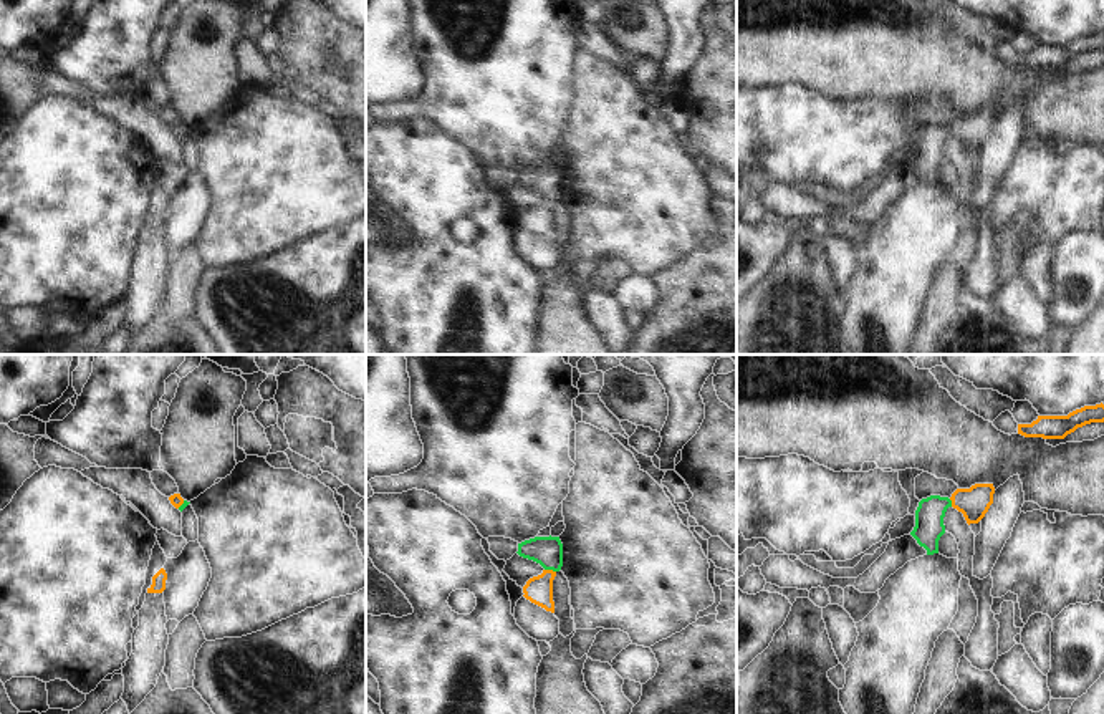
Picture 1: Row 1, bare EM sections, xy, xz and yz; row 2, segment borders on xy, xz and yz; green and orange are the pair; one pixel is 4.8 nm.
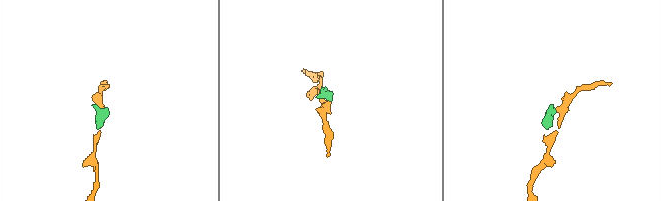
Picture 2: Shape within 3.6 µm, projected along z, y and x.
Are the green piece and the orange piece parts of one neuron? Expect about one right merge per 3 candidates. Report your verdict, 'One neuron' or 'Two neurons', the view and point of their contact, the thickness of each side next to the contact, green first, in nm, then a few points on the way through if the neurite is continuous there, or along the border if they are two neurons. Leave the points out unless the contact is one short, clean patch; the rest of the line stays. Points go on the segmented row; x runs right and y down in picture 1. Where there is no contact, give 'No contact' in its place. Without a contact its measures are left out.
One neuron. Touches green at xz (550, 569). Thickness 140 nm (green) against 140 nm. Path across: xz (547, 550), (550, 569), (538, 590).

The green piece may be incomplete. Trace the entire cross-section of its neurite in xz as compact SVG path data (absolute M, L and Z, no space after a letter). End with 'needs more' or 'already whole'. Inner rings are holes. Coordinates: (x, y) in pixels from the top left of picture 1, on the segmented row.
M535 537L518 543L520 557L540 563L545 570L523 586L523 596L531 603L554 613L553 580L563 567L563 543L559 537Z; needs more

